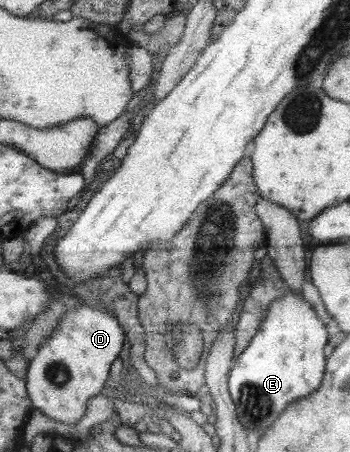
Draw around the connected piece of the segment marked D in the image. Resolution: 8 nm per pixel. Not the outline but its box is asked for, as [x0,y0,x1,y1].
[26,305,125,423]

